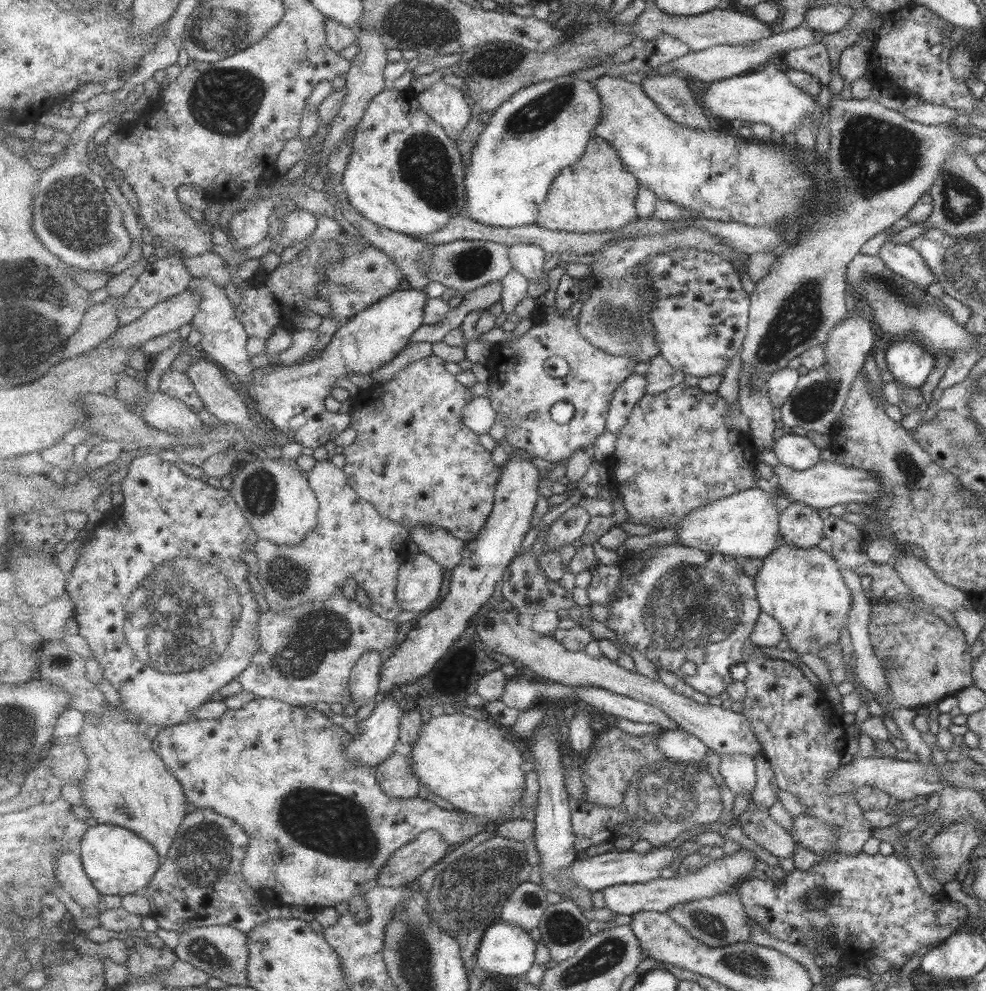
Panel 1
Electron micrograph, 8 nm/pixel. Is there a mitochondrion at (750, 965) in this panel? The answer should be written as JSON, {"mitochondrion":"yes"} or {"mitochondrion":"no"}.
{"mitochondrion":"yes"}

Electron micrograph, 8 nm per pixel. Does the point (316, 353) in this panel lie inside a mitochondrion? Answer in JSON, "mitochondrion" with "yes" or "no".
{"mitochondrion":"no"}

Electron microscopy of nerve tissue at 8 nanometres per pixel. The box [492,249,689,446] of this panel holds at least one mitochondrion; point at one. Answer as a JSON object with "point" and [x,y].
{"point":[616,324]}

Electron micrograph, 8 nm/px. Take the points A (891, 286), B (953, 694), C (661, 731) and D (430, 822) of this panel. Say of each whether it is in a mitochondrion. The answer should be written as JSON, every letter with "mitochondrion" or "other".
{"A":"mitochondrion","B":"other","C":"other","D":"other"}

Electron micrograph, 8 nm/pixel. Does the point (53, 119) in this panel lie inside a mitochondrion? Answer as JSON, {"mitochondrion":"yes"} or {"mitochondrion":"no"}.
{"mitochondrion":"no"}

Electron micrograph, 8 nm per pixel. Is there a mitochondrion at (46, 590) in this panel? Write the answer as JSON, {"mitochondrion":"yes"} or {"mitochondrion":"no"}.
{"mitochondrion":"no"}

